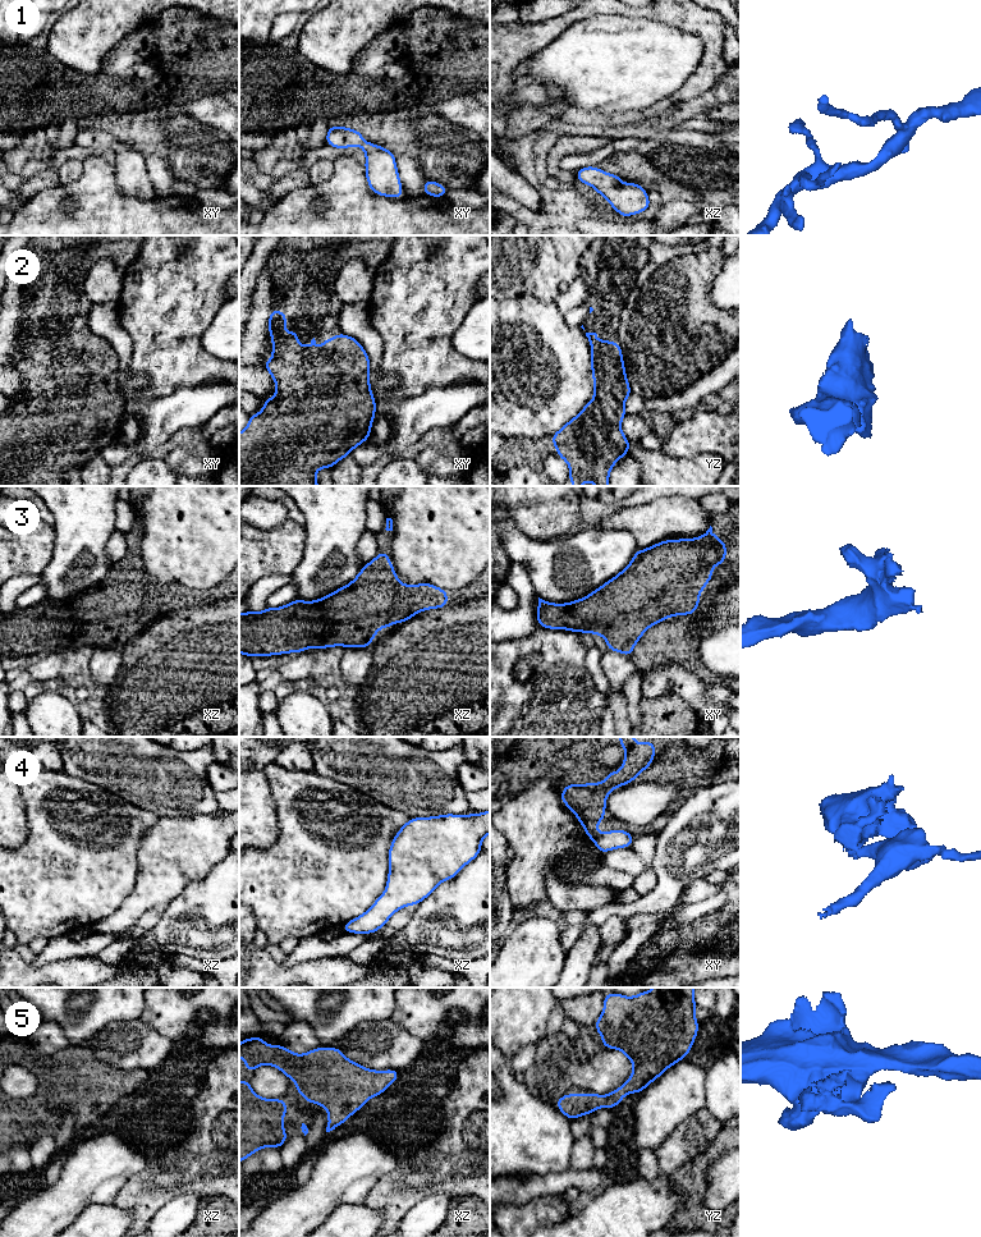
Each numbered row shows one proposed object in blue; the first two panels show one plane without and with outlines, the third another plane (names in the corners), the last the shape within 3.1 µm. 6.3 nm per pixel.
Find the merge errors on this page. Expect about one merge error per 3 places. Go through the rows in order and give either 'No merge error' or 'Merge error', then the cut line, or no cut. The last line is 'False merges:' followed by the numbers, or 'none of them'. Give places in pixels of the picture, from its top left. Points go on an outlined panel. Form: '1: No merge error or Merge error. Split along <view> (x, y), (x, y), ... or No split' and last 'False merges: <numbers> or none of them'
1: No merge error. No split
2: No merge error. No split
3: No merge error. No split
4: Merge error. Split along xy (600, 835), (594, 841)
5: No merge error. No split
False merges: 4

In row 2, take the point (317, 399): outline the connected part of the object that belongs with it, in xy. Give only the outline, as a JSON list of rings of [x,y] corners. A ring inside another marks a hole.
[[[276,308],[269,316],[272,358],[261,365],[270,372],[276,393],[262,400],[263,409],[251,414],[247,427],[239,432],[239,486],[320,486],[315,477],[318,469],[333,468],[356,446],[370,440],[376,400],[370,384],[370,356],[362,344],[340,333],[324,340],[321,349],[315,338],[308,347],[302,347],[297,342],[299,330],[285,331],[286,319],[286,312]]]

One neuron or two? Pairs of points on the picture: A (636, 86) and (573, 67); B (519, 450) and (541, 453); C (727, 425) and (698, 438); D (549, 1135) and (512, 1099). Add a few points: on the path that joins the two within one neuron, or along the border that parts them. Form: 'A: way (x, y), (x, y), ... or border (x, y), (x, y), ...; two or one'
A: way (620, 70), (617, 67), (588, 67); one
B: way (525, 452), (536, 452); one
C: way (720, 431), (705, 433); one
D: way (540, 1127), (521, 1108); one

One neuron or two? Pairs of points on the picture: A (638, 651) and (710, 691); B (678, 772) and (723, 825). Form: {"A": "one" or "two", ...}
{"A": "two", "B": "two"}

